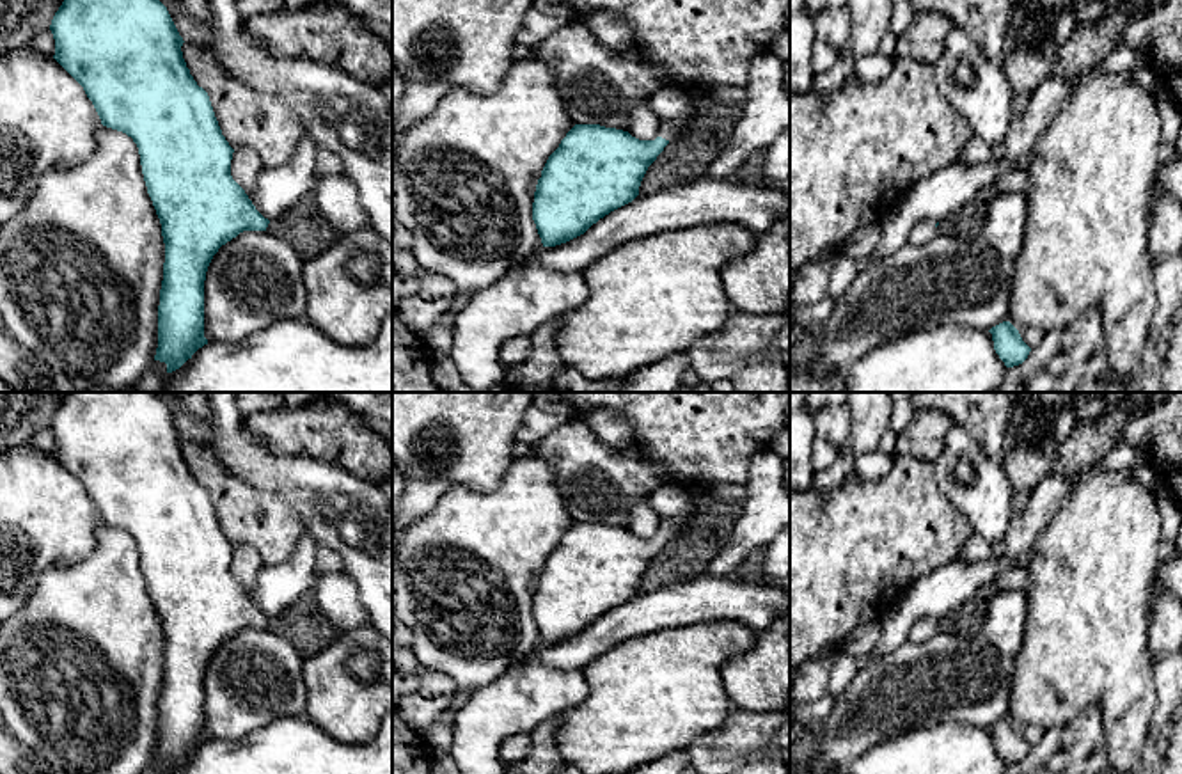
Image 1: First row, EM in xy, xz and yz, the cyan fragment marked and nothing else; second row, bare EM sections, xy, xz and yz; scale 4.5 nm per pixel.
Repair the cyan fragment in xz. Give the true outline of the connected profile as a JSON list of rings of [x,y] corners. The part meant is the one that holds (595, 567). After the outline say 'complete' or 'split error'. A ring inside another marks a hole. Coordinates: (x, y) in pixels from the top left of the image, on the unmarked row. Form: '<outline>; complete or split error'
[[[575,522],[548,554],[538,577],[532,618],[543,644],[584,632],[639,593],[648,565],[669,538],[639,538],[600,522]]]; complete

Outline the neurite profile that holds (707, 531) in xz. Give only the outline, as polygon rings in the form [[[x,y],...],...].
[[[713,502],[694,511],[682,531],[648,565],[639,593],[705,573],[710,559],[729,541],[740,513],[742,504],[735,502]]]

